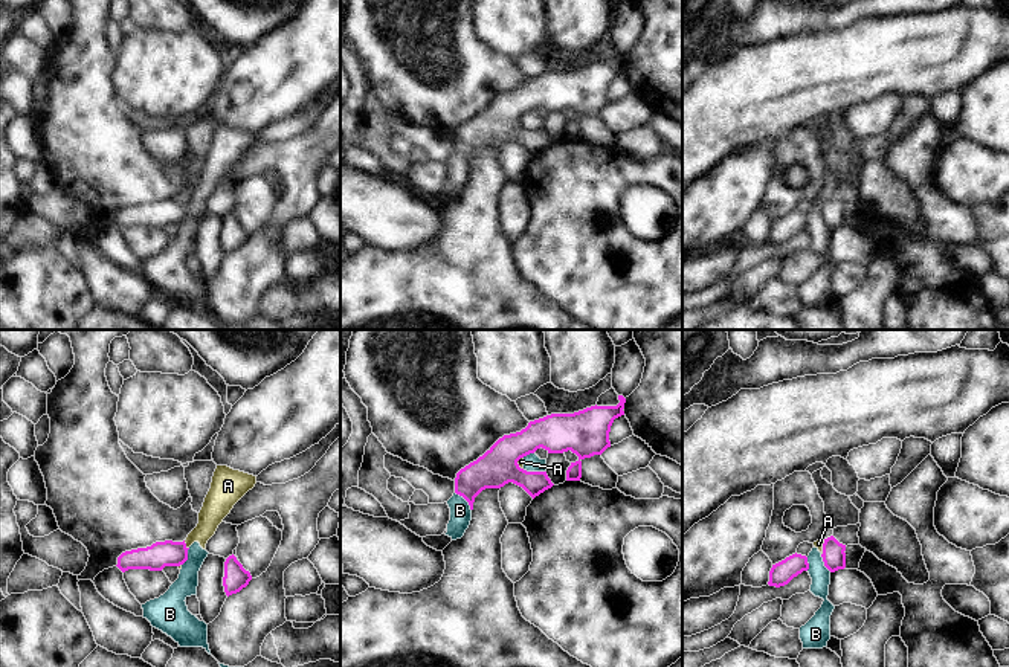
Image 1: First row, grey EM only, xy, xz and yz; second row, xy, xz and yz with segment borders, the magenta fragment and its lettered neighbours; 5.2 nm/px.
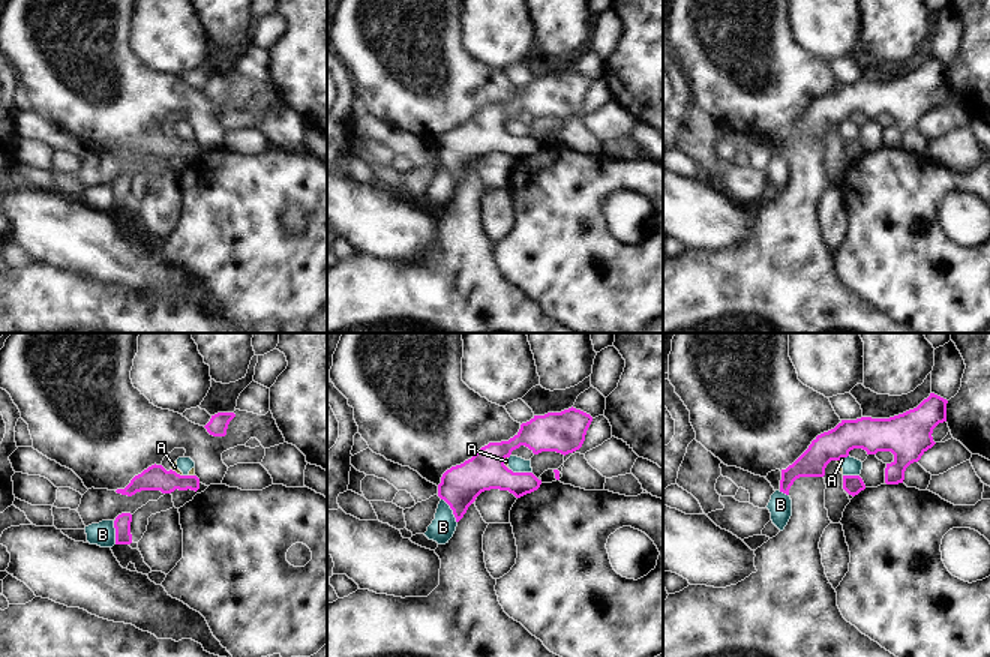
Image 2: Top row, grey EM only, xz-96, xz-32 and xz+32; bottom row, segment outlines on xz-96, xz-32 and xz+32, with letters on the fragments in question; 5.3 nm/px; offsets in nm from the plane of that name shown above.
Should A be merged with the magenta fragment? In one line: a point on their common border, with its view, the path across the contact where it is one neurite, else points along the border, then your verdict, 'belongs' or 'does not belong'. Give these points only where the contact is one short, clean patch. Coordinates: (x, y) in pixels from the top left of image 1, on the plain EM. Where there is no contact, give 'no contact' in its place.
contact xy (185, 203); border xy (183, 199), (188, 206); does not belong

